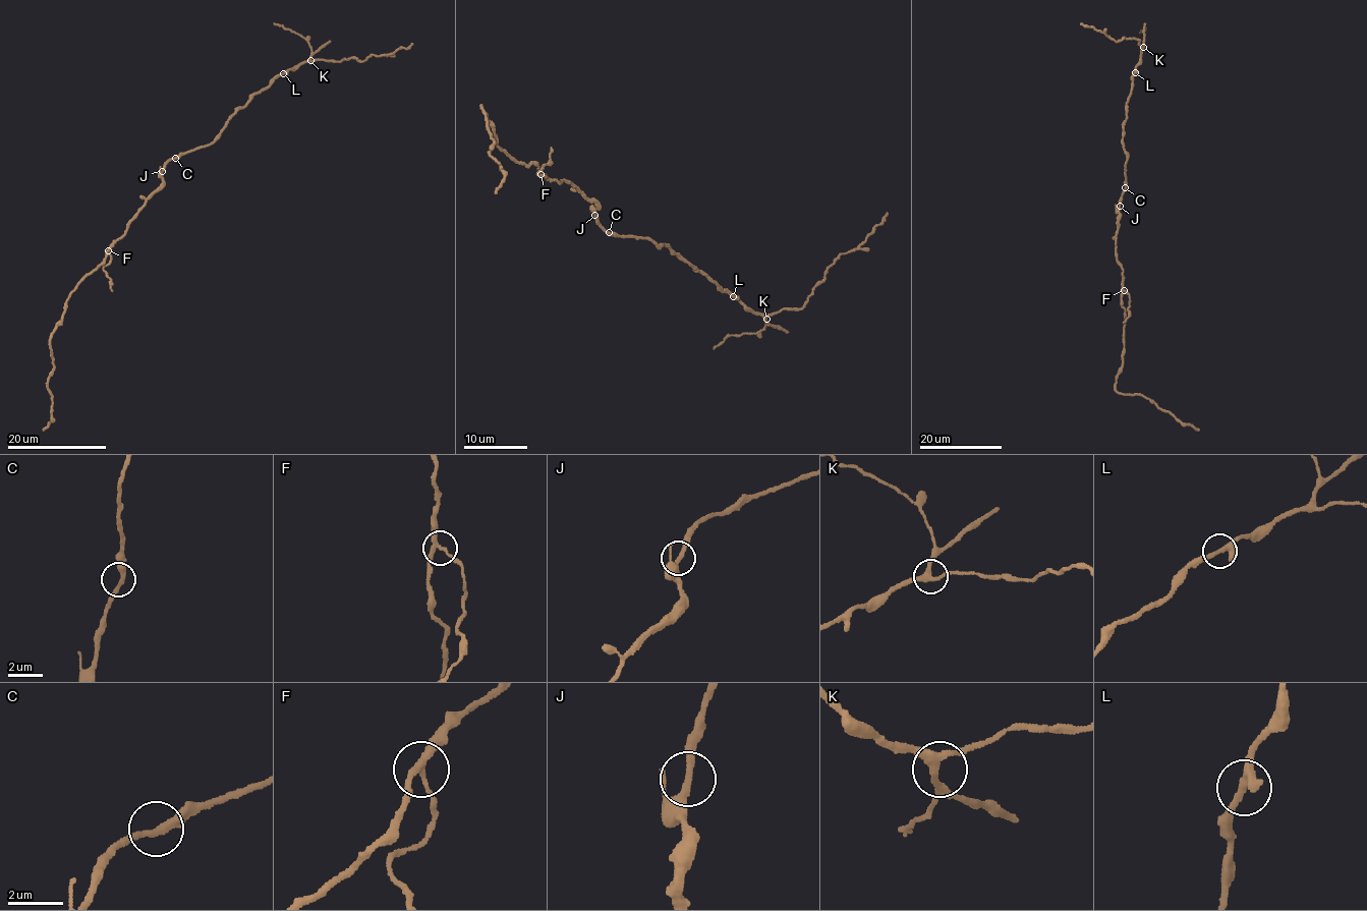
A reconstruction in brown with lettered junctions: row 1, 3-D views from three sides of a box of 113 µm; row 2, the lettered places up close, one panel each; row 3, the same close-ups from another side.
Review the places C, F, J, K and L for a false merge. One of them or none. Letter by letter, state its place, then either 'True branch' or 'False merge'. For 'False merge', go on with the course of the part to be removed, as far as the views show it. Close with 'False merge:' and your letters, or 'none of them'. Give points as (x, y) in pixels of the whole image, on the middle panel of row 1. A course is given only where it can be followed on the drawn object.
C: Place: (609, 232). True branch
F: Place: (540, 174). False merge. Course of the part to remove: (542, 173), (546, 176), (537, 173), (544, 164), (549, 164), (551, 147)
J: Place: (594, 215). True branch
K: Place: (766, 319). True branch
L: Place: (733, 296). True branch
False merge: F

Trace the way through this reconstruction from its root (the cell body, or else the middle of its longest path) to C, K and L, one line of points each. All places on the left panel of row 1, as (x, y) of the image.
C: (163, 171), (164, 164), (175, 158)
K: (163, 171), (163, 166), (170, 160), (211, 143), (229, 118), (273, 79), (310, 60)
L: (163, 171), (163, 166), (170, 160), (211, 143), (229, 118), (283, 73)

